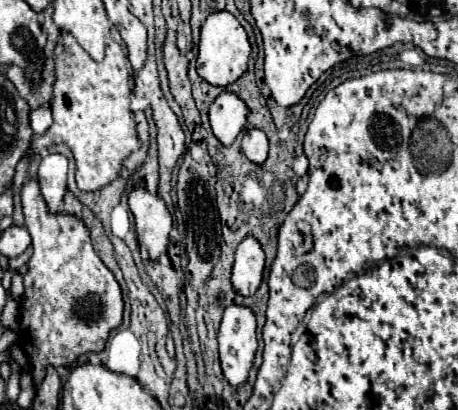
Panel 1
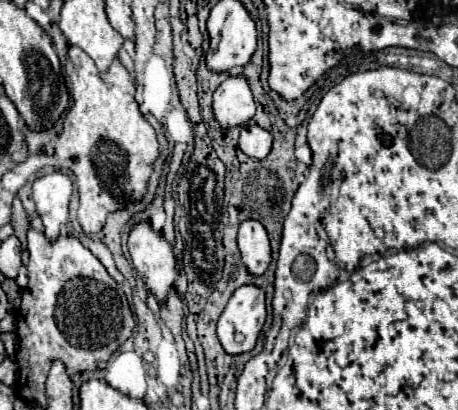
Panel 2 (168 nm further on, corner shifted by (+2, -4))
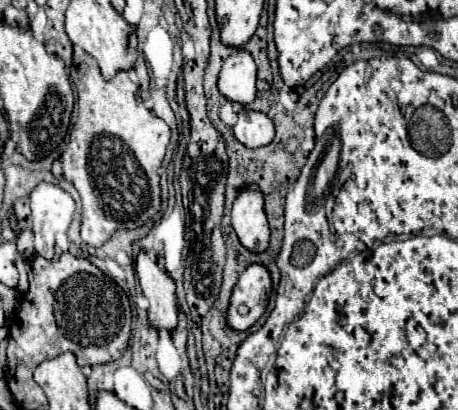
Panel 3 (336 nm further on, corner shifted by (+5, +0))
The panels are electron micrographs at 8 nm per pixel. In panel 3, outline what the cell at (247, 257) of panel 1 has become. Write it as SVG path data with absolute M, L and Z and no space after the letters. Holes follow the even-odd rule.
M257 186L241 188L231 210L231 224L239 236L239 242L255 254L261 254L269 246L269 224L263 212L263 194Z

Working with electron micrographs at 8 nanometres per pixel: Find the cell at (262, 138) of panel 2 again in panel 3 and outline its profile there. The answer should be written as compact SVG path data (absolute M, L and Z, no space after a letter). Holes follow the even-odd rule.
M249 110L237 116L233 134L247 148L261 148L273 142L275 128L273 128L273 122L263 112Z

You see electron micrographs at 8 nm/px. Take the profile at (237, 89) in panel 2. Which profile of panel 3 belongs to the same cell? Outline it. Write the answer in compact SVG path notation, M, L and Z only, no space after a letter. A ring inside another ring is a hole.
M237 50L231 54L219 72L219 92L229 102L237 104L251 104L255 100L255 80L257 80L257 66L249 52Z

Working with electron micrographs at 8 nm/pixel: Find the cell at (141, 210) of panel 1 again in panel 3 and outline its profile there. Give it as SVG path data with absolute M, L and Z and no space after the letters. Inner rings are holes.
M139 250L137 260L135 260L135 272L141 284L141 290L145 298L149 300L149 324L159 328L163 326L165 330L173 330L177 326L177 302L175 302L175 280L171 278L169 272L163 270L161 262L155 258L155 254L147 250Z

